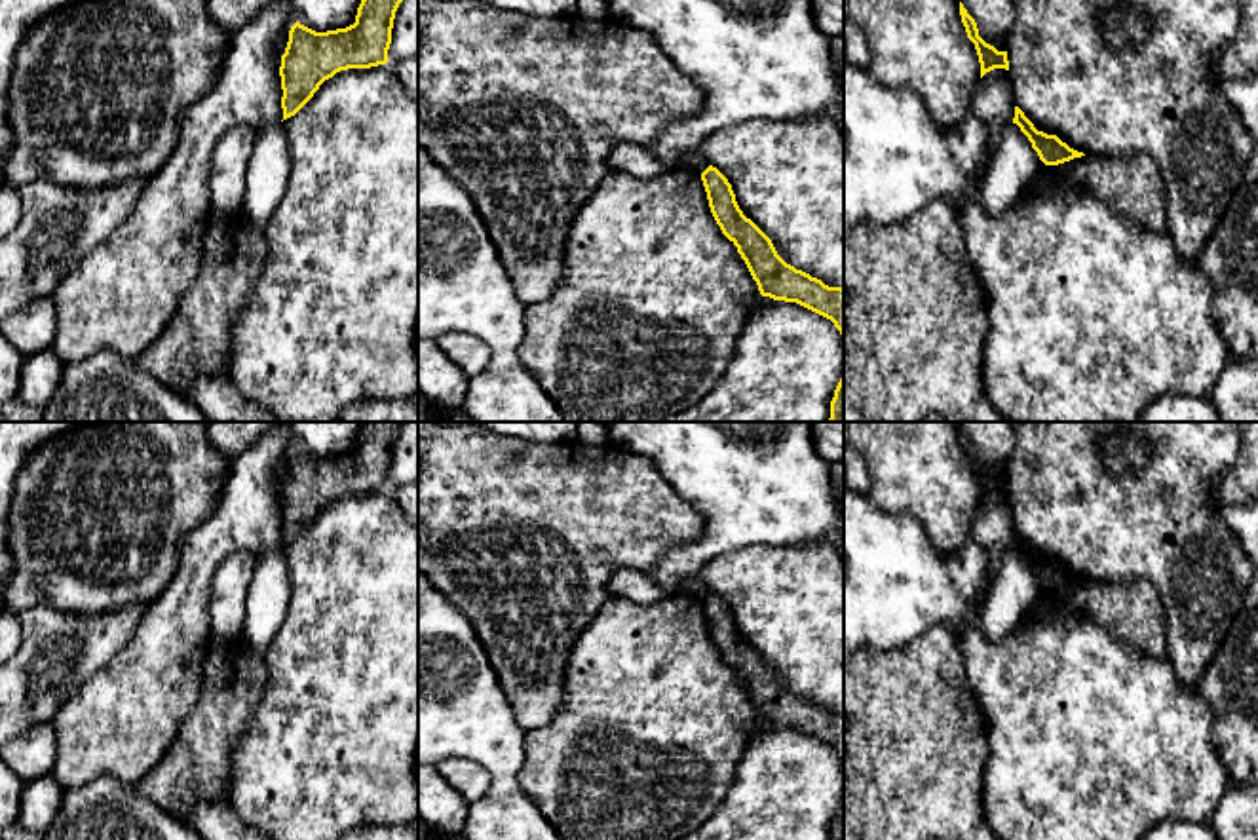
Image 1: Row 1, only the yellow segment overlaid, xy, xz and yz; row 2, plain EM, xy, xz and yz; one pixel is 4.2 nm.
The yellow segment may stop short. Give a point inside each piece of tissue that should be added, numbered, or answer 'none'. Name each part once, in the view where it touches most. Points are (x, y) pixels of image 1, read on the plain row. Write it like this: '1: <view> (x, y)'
none

